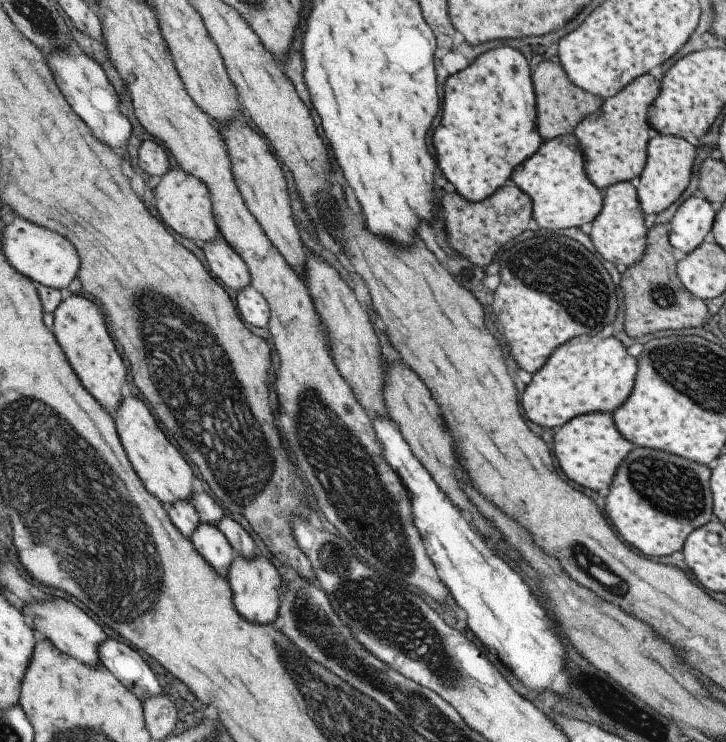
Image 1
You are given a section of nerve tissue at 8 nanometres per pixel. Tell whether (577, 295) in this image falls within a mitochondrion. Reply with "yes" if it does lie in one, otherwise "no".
yes

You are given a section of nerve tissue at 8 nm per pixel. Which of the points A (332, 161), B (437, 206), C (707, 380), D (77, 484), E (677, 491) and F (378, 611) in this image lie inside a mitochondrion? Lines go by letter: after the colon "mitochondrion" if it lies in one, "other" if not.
A: other
B: other
C: mitochondrion
D: mitochondrion
E: mitochondrion
F: mitochondrion

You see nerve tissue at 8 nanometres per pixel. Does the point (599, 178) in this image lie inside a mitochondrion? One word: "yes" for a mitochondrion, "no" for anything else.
no

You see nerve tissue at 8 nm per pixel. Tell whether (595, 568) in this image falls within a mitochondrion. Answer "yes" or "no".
yes

